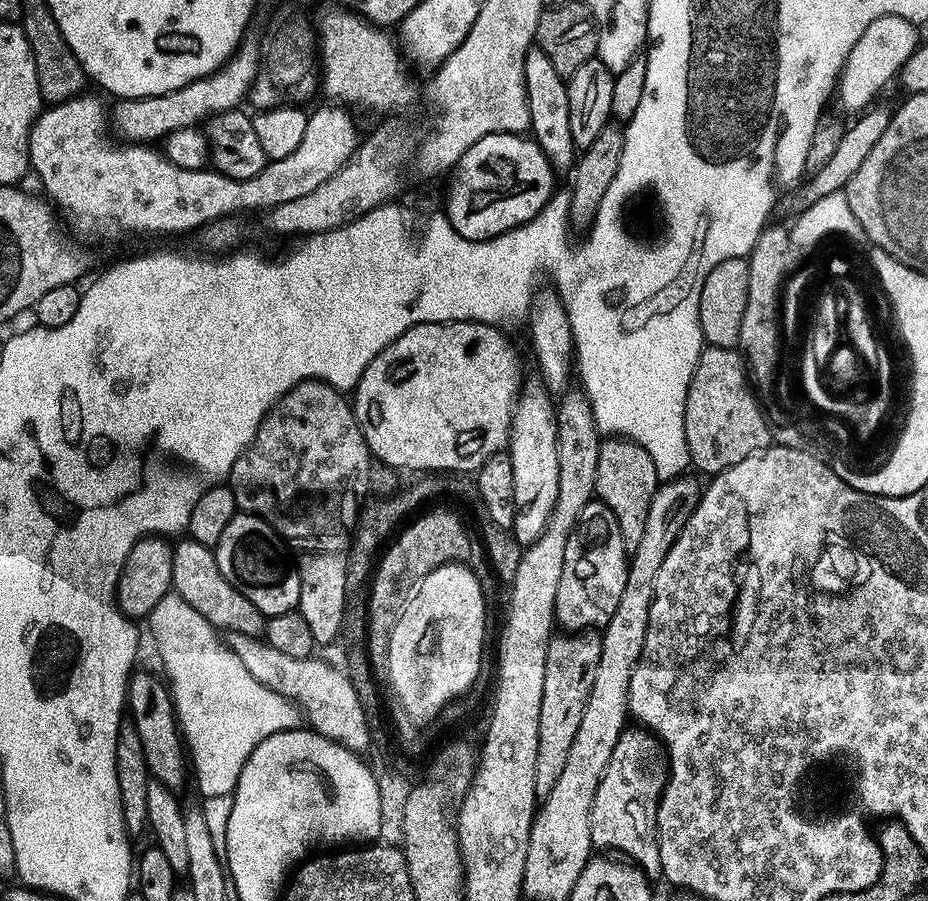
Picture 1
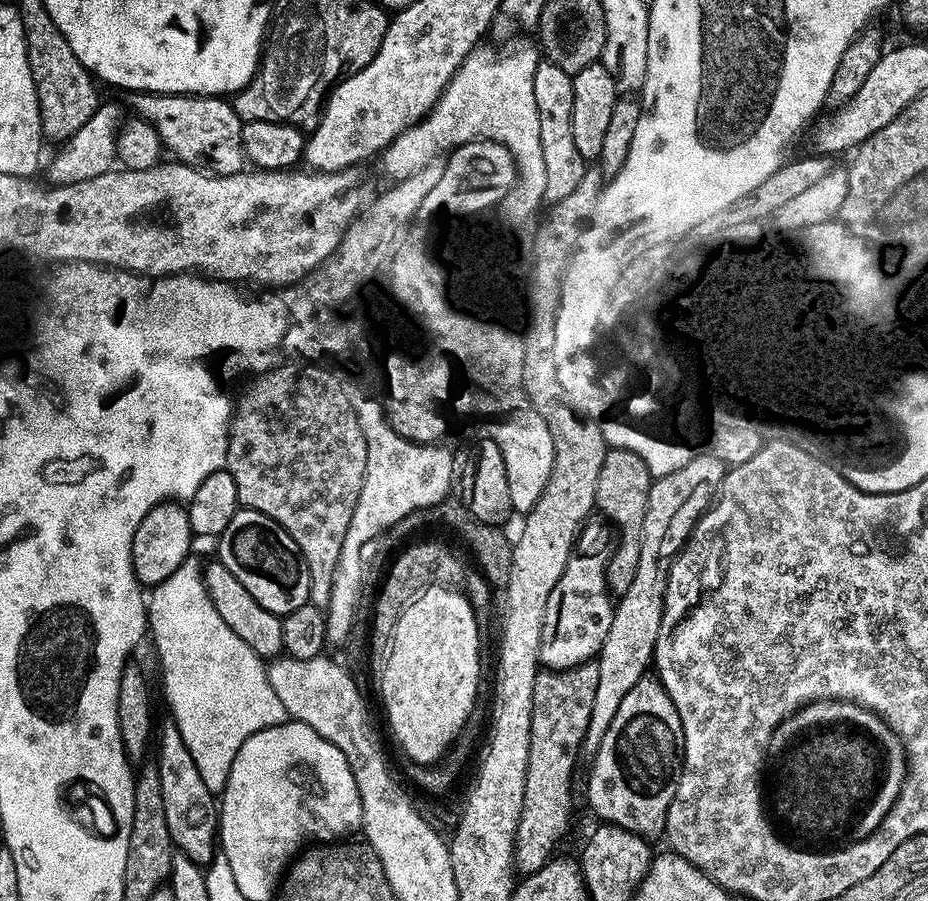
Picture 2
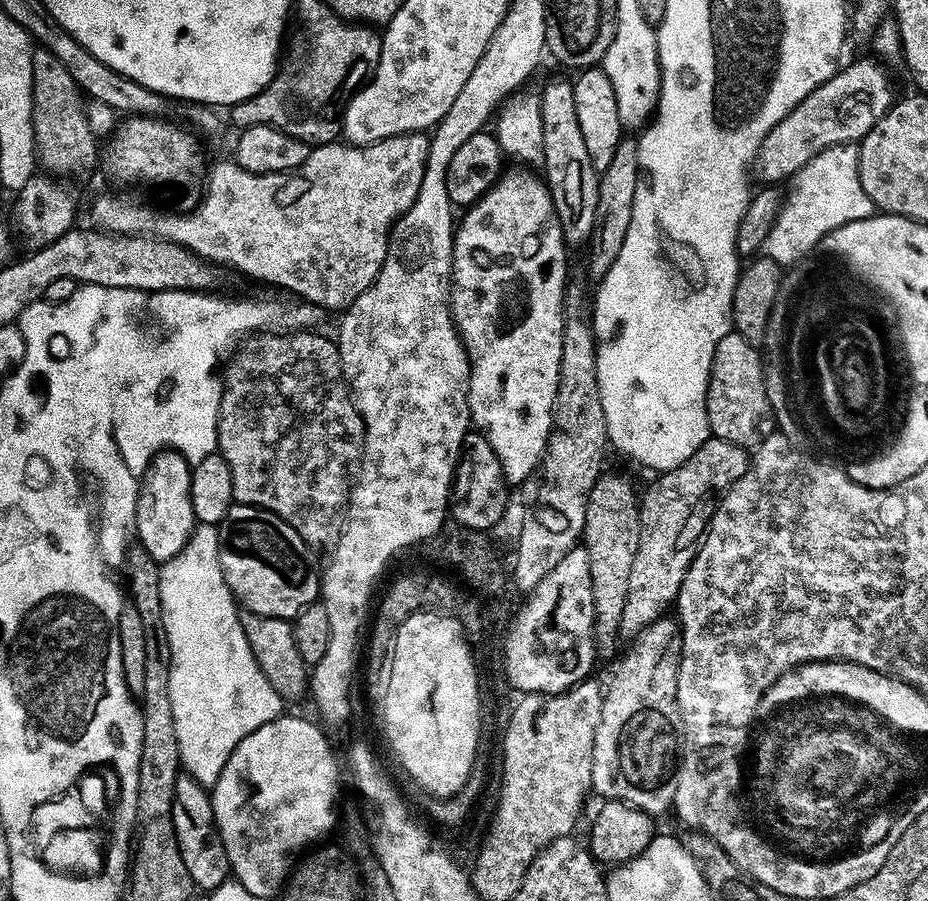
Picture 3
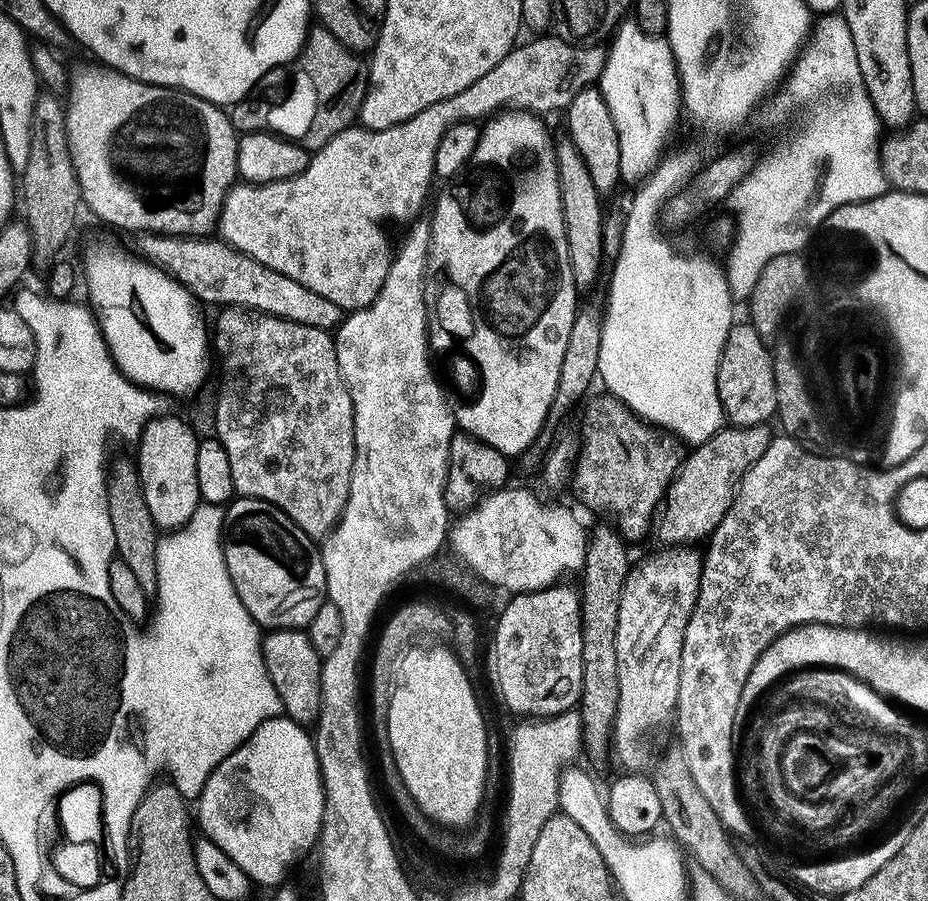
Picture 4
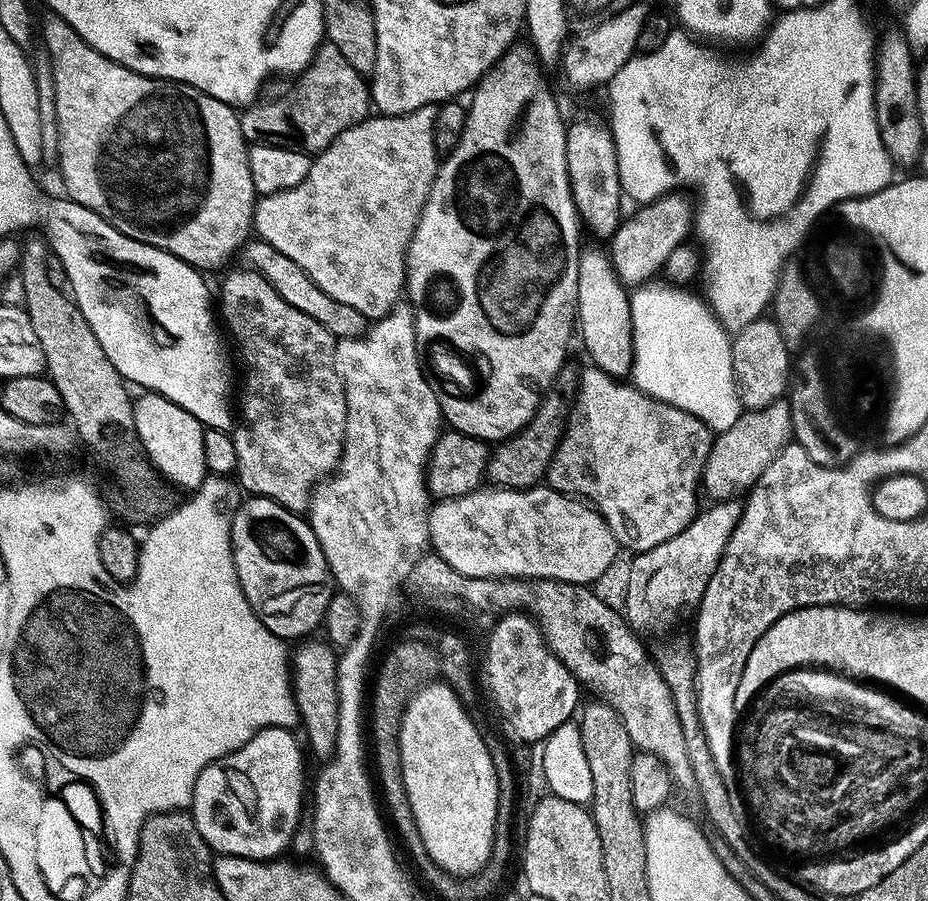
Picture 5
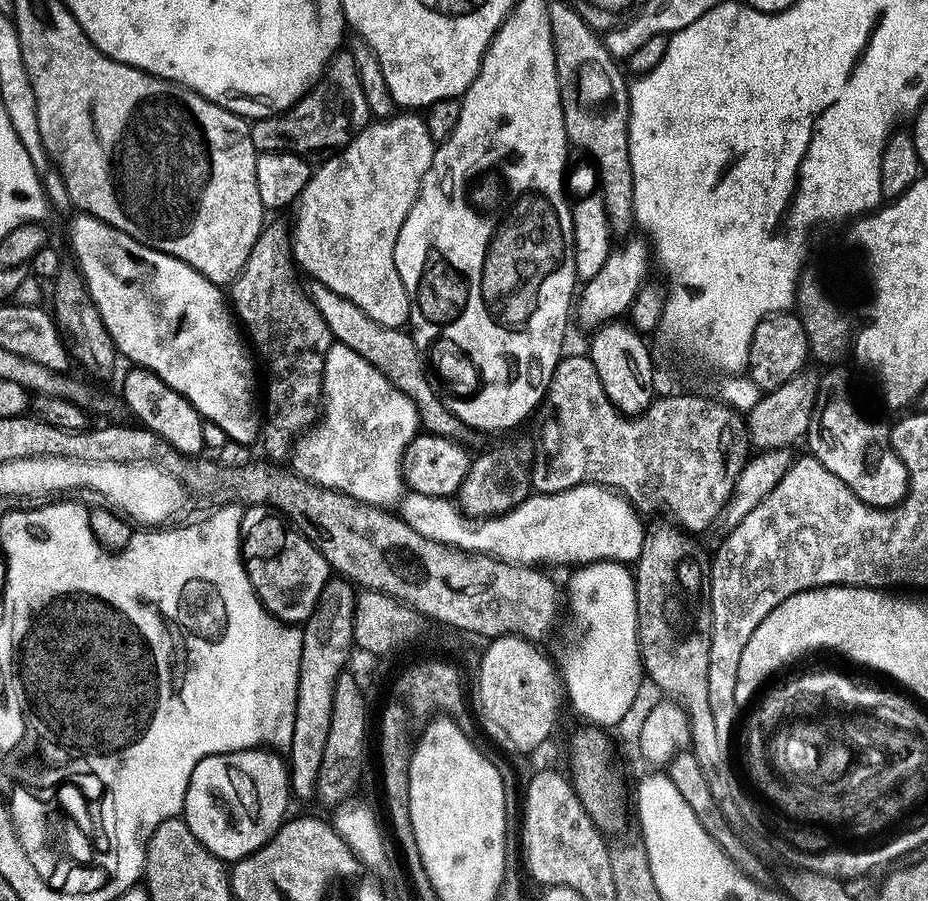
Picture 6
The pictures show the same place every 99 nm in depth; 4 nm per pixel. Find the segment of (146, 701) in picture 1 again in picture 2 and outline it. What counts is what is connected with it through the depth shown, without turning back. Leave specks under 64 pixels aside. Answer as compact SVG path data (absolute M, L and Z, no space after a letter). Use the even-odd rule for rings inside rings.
M171 718L159 721L158 736L160 745L155 745L154 763L158 770L158 778L162 782L162 802L166 814L166 826L170 830L170 838L175 851L181 856L190 858L190 862L207 866L218 852L218 800L202 782L202 774L198 774L198 766L194 766L194 758L190 758L190 750L186 750L186 742L182 742L182 734L176 729L176 722Z

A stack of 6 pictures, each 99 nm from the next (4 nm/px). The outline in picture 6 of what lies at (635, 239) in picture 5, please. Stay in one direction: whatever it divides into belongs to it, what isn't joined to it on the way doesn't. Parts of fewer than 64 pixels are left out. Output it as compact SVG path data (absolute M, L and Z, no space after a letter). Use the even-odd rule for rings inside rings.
M647 239L628 240L625 244L617 243L606 258L606 266L594 274L583 285L578 296L578 312L580 308L580 324L587 330L595 330L605 321L612 322L623 317L634 302L634 294L649 279L648 260L650 264L650 244Z

